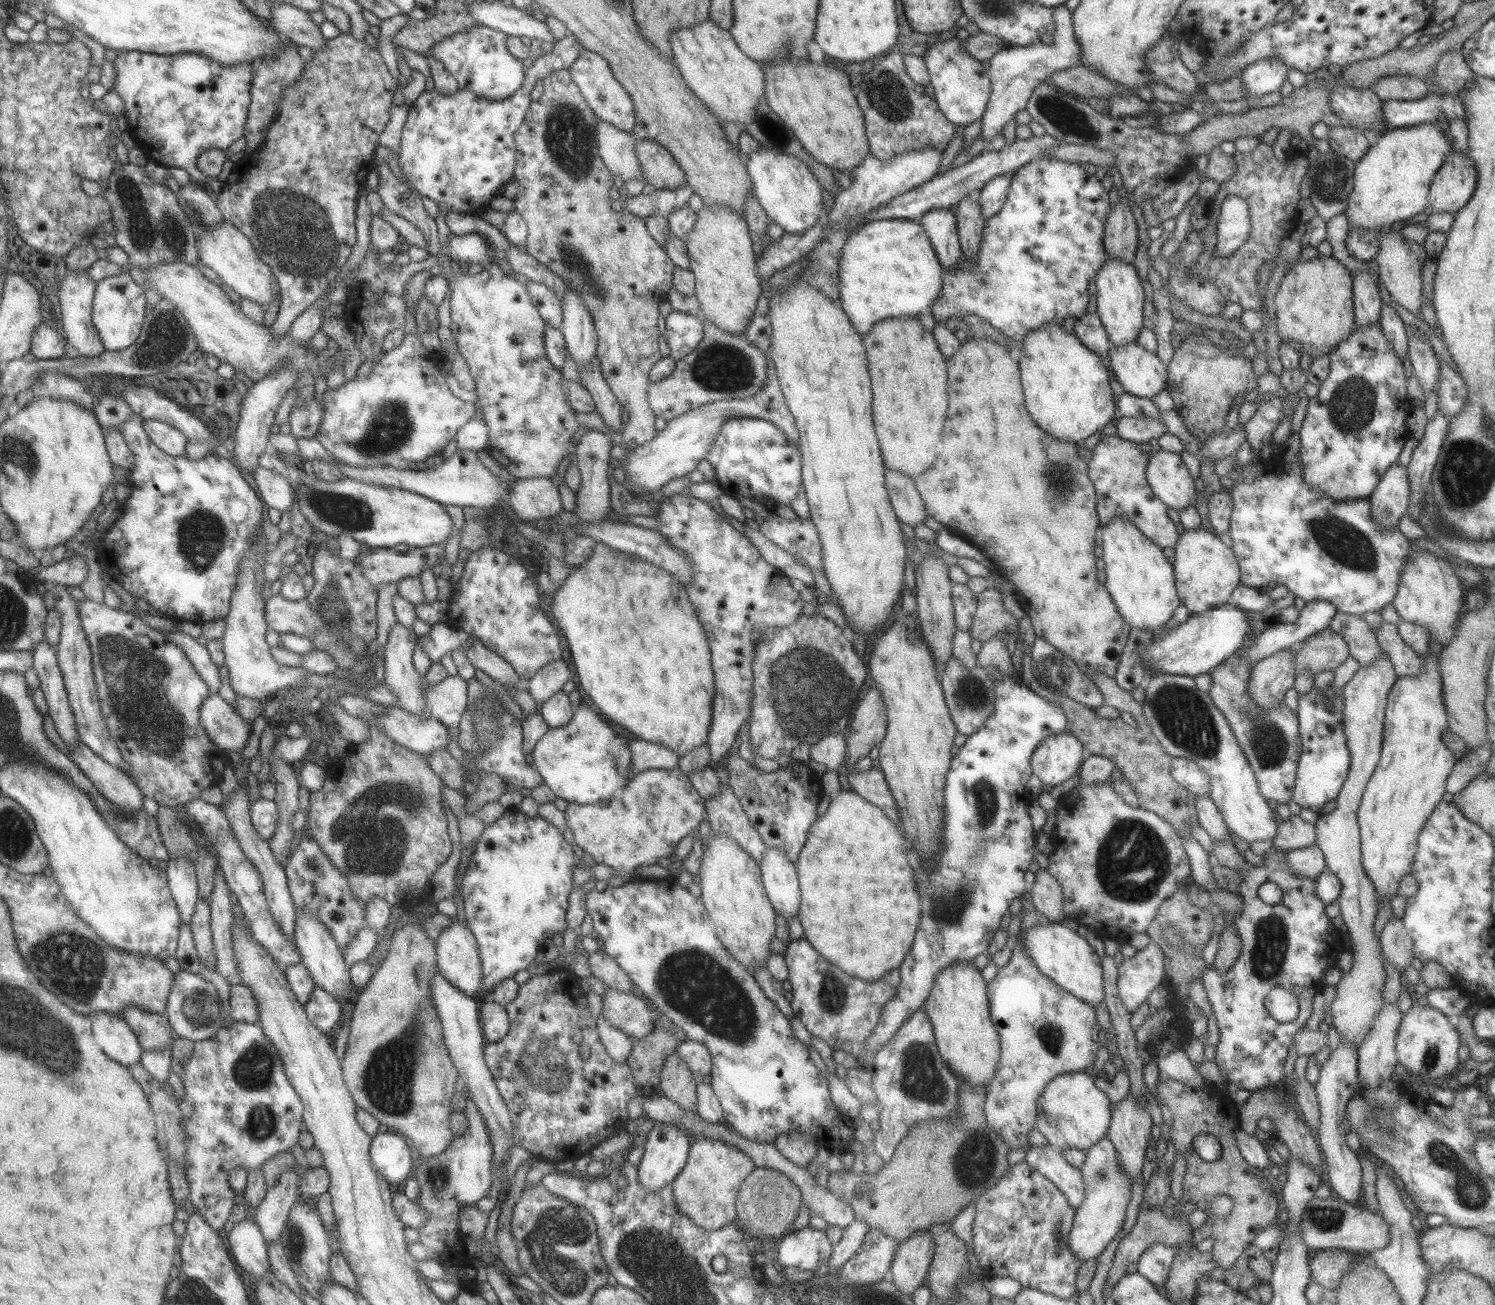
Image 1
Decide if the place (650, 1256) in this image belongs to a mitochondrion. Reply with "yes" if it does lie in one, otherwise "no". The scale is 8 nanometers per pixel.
yes

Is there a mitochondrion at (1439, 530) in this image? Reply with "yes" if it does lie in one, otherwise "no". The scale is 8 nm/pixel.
yes

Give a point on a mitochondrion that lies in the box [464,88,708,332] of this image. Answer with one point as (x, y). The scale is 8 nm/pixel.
(566, 136)

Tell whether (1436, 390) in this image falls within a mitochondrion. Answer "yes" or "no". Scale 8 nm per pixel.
no

